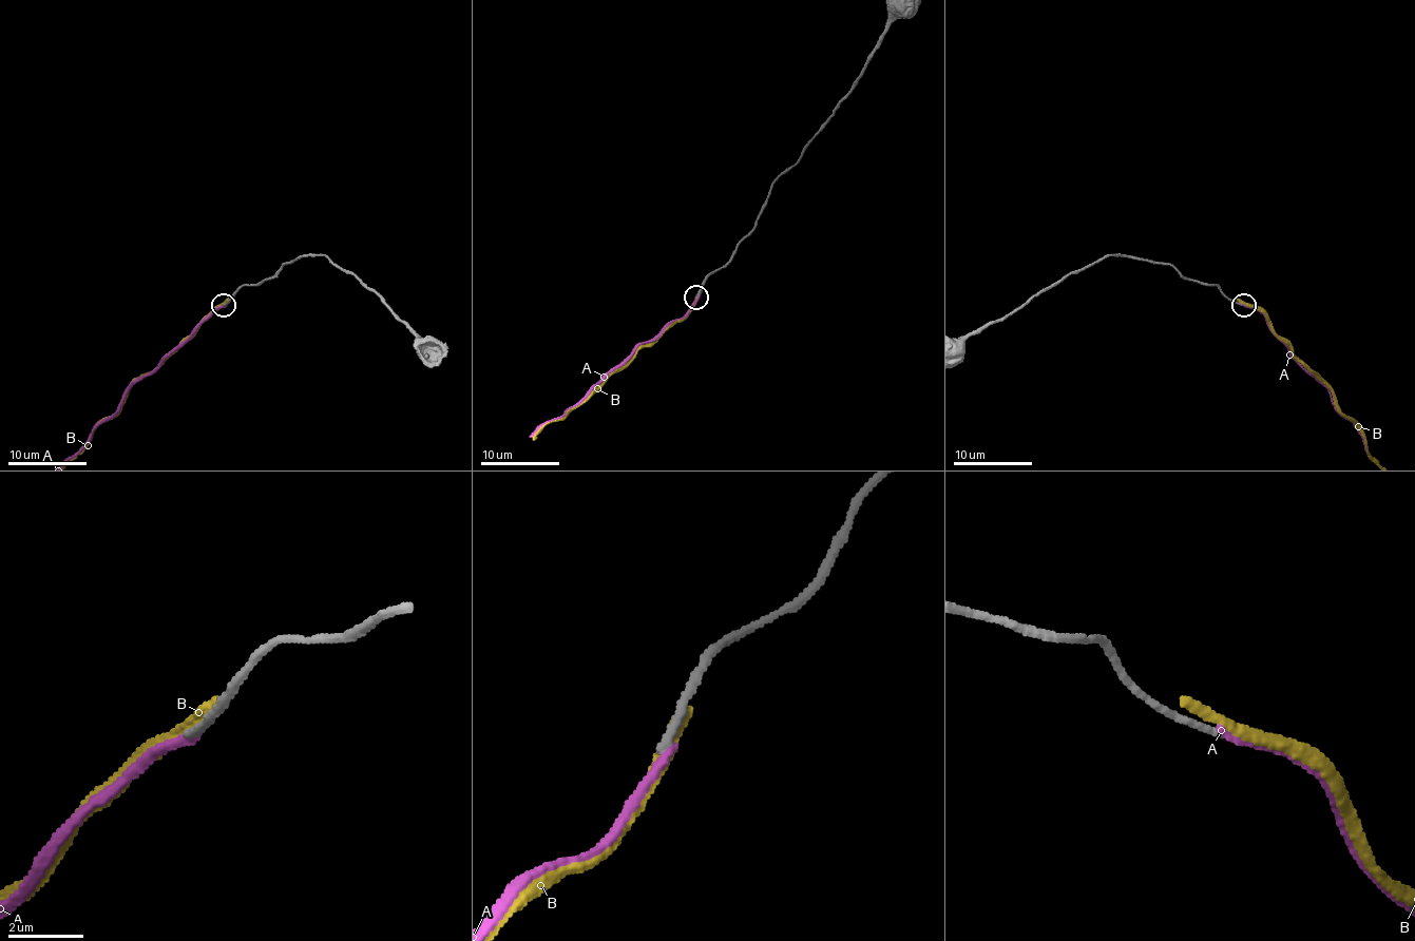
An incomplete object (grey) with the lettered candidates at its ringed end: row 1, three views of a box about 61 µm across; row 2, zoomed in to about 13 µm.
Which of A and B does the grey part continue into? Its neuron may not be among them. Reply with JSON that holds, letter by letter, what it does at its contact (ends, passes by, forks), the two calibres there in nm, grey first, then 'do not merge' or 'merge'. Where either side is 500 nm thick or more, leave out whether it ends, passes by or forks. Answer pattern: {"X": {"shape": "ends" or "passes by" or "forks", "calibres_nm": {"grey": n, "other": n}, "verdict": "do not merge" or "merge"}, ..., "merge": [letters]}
{"A": {"shape": "ends", "calibres_nm": {"grey": 240, "other": 280}, "verdict": "do not merge"}, "B": {"shape": "ends", "calibres_nm": {"grey": 260, "other": 440}, "verdict": "do not merge"}, "merge": []}

